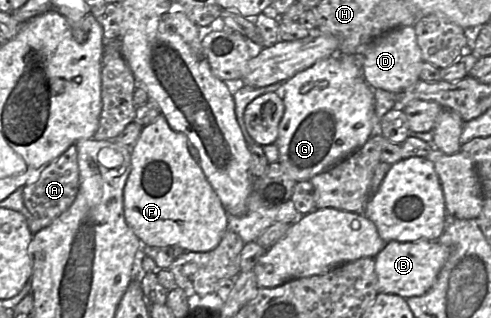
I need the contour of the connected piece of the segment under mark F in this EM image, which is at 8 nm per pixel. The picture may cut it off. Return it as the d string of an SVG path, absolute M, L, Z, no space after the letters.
M160 114L151 124L143 127L138 140L133 147L131 147L131 172L124 188L124 214L128 225L145 246L180 246L191 252L208 252L219 245L224 234L228 230L227 212L221 199L206 178L202 168L190 154L188 149L189 142L189 139L183 133L173 130L165 116Z

